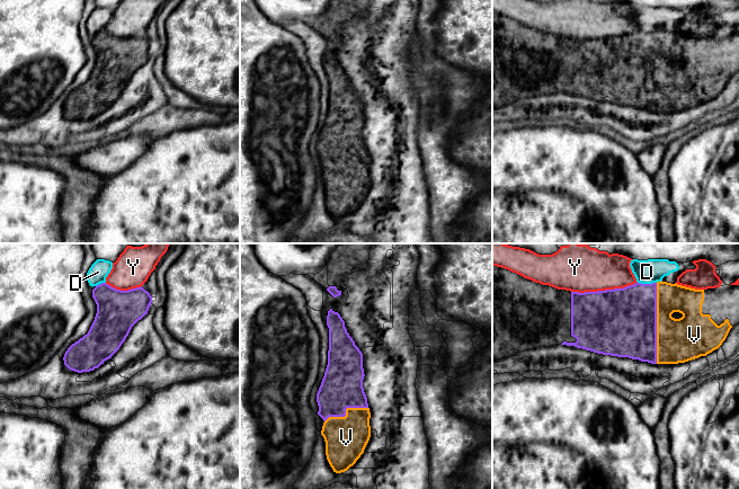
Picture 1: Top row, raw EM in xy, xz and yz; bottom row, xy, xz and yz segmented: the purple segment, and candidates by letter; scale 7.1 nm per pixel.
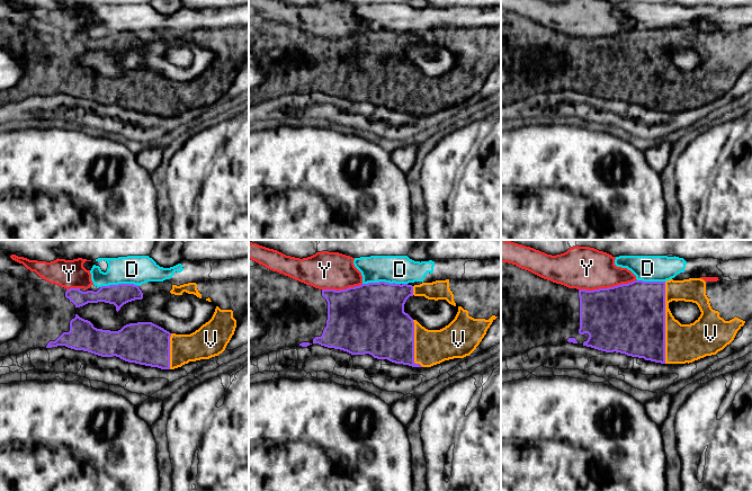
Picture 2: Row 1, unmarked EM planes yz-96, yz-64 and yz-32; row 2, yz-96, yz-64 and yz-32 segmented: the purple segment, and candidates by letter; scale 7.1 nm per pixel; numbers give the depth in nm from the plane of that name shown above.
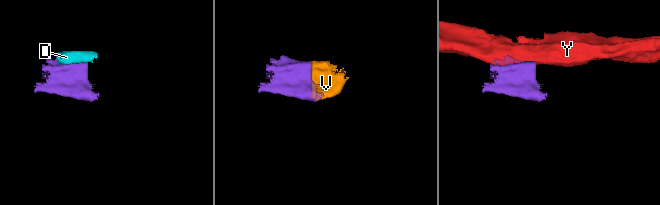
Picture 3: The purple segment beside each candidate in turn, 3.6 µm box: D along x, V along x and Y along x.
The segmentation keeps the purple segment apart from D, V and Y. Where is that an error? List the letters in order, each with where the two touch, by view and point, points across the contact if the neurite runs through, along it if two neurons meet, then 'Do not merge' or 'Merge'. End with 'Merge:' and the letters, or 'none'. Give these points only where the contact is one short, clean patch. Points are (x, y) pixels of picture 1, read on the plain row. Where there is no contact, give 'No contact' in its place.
D: Touches purple at yz (647, 32). Boundary: yz (638, 29), (656, 30). Do not merge
V: Touches purple at yz (656, 71). Merge
Y: Touches purple at yz (604, 38). Do not merge
Merge: V

